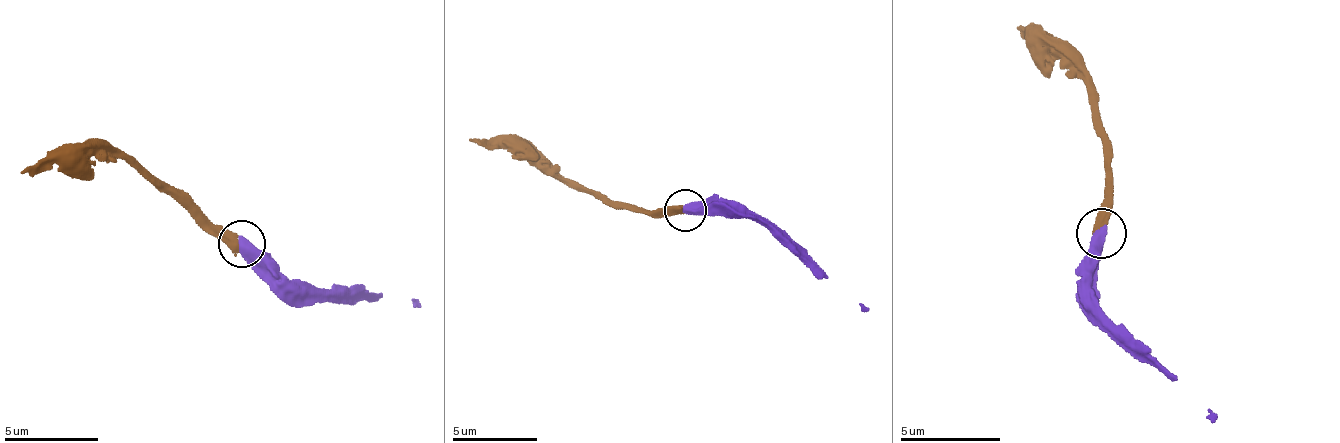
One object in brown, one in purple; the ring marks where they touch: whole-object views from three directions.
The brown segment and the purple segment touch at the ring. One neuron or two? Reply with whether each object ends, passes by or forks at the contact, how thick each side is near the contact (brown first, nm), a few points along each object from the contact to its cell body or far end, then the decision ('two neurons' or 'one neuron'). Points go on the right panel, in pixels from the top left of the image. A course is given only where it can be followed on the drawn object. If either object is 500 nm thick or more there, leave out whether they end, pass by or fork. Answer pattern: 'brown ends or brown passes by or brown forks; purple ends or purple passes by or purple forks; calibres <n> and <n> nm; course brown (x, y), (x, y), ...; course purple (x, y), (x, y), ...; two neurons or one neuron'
calibres 460 and 600 nm; course brown (1102, 233), (1098, 207), (1106, 193), (1096, 92), (1072, 61), (1031, 44), (1016, 29); course purple (1102, 233), (1098, 293), (1103, 314), (1143, 344), (1213, 422); one neuron

